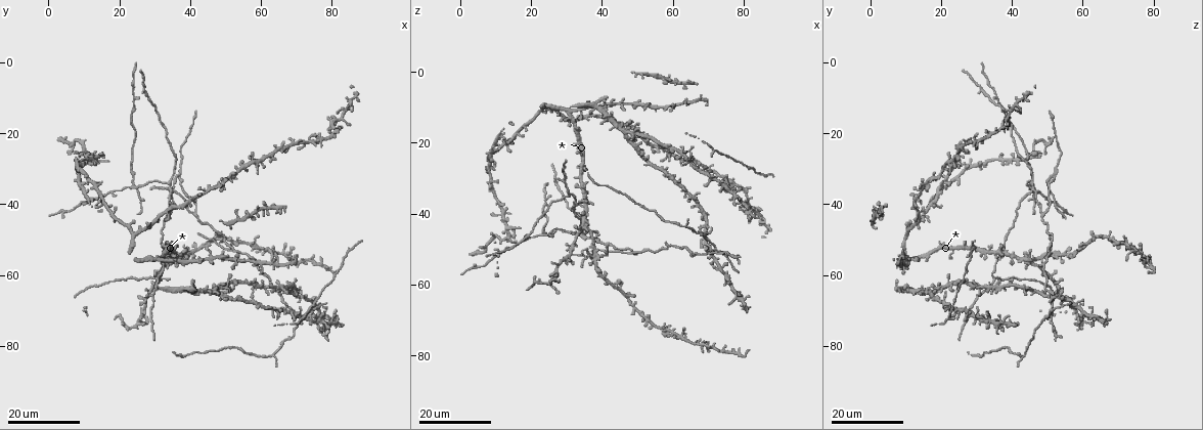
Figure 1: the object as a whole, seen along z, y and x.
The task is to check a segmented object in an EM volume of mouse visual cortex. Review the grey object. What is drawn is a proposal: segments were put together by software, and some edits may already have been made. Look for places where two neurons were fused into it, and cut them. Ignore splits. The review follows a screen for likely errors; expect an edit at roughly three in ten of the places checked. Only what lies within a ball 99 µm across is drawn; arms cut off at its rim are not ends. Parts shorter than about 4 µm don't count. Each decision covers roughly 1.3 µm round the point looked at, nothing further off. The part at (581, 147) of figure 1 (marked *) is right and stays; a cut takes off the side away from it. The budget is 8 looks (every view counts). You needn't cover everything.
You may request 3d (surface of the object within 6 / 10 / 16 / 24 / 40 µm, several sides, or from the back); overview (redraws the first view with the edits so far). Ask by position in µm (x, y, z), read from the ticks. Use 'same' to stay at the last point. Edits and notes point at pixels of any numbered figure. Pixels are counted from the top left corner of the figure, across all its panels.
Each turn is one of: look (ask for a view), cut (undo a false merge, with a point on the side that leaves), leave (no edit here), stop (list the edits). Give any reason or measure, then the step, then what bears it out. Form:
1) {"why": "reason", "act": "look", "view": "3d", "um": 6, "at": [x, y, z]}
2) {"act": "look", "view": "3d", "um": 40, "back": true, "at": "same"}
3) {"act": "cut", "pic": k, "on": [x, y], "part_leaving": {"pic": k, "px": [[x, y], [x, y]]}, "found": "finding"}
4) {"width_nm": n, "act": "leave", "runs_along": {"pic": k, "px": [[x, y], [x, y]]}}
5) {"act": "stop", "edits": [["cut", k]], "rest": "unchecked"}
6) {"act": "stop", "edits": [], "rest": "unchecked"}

{"why": "looks like a crossing", "act": "look", "view": "3d", "um": 16, "at": [33.5, 36.0, 46.5]}

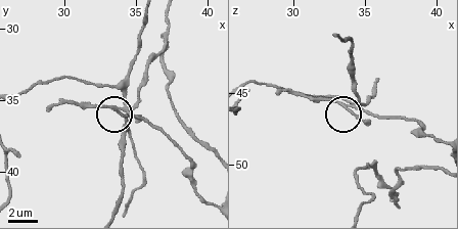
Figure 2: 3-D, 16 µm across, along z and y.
{"act": "look", "view": "3d", "um": 10, "at": [34.0, 35.6, 46.0]}

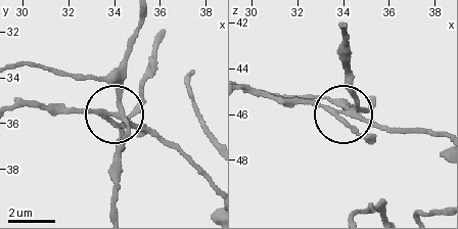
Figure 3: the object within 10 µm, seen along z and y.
{"arms": 4, "act": "cut", "pic": 3, "on": [151, 133], "found": "two neurons meet here"}

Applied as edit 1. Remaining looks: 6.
{"act": "look", "view": "overview"}

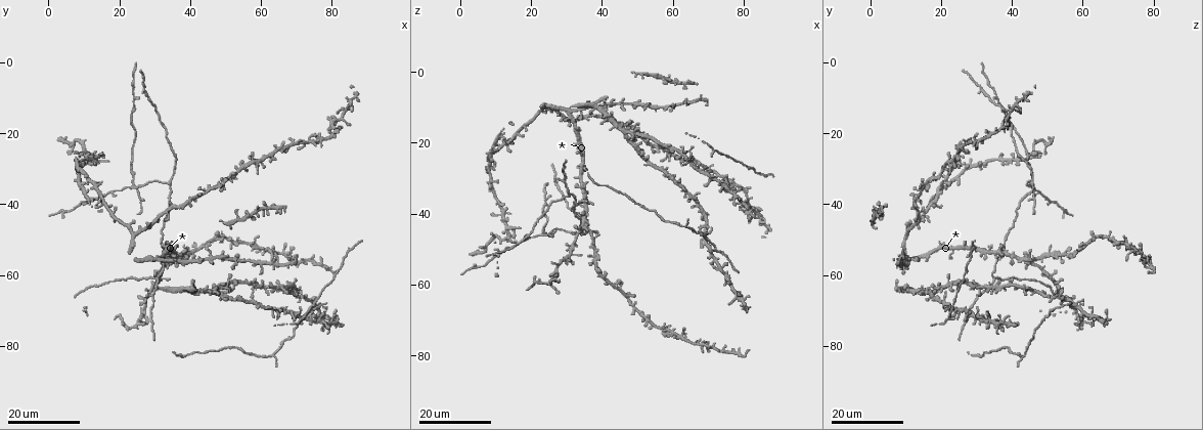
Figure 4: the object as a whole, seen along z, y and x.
{"why": "four or more arms meet", "act": "look", "view": "3d", "um": 16, "at": [24.0, 34.5, 46.0]}

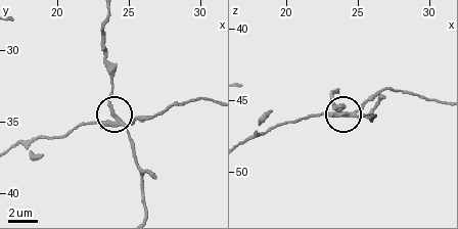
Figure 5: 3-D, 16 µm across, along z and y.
{"why": "closer look", "act": "look", "view": "3d", "um": 10, "at": "same"}

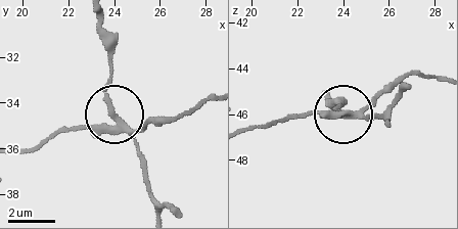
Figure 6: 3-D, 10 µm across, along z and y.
{"side_arm_um": 31, "arms": 4, "act": "cut", "pic": 6, "on": [140, 161], "found": "a second neuron is stuck on"}

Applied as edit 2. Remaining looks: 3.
{"act": "look", "view": "overview"}

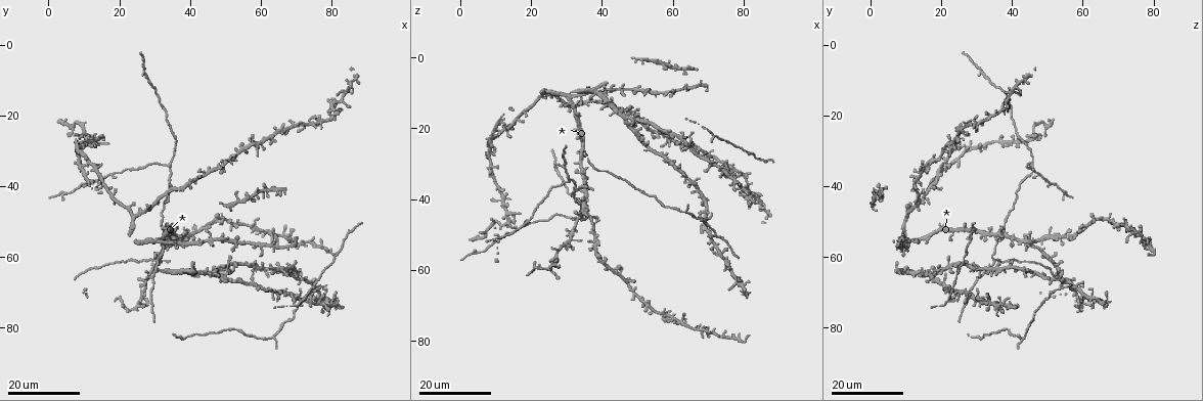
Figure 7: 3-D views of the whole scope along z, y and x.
{"why": "two arms in line, one across", "act": "look", "view": "3d", "um": 24, "at": [68.5, 70.5, 28.0]}

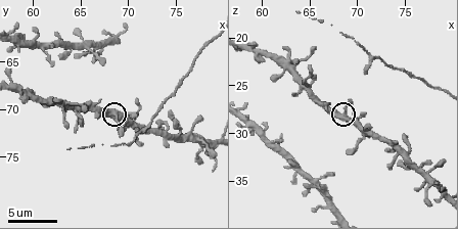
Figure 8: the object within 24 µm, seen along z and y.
{"why": "closer look", "act": "look", "view": "3d", "um": 6, "at": [68.6, 70.6, 28.0]}

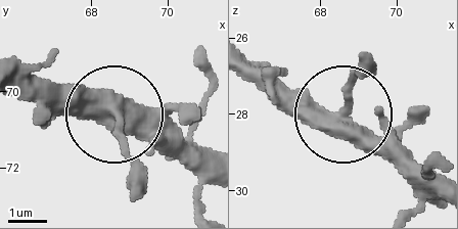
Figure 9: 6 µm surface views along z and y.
{"arms": 3, "act": "leave", "runs_along": {"pic": 9, "px": [[250, 61], [349, 120], [423, 195]]}, "found": "continuous, no second neuron"}

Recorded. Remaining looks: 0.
{"act": "stop", "edits": [["cut", 3], ["cut", 6]], "rest": "unchecked"}

